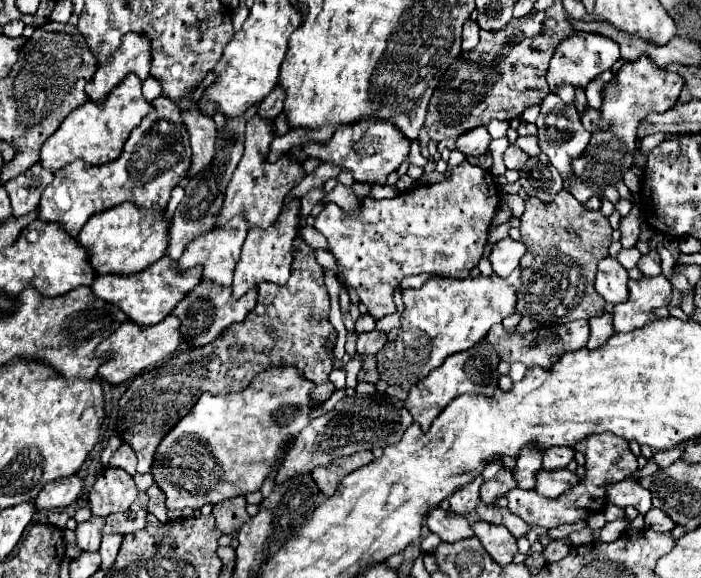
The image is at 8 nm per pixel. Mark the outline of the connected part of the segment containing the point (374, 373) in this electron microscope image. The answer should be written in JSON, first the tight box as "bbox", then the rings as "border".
{"bbox":[358,356,380,384],"border":[[[366,356],[366,360],[364,360],[364,368],[360,370],[360,374],[358,374],[358,380],[372,382],[372,384],[376,384],[376,382],[380,380],[380,372],[376,370],[374,356]]]}

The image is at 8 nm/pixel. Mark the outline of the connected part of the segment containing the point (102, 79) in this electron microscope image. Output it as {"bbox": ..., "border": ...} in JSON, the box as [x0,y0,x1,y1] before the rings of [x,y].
{"bbox":[86,32,150,102],"border":[[[128,32],[112,54],[112,58],[98,66],[92,82],[86,86],[86,94],[92,102],[104,102],[112,88],[116,88],[128,74],[136,74],[142,82],[150,74],[150,42],[144,34]]]}

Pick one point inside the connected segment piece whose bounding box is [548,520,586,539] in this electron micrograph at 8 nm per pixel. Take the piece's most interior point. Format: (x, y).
(565, 530)

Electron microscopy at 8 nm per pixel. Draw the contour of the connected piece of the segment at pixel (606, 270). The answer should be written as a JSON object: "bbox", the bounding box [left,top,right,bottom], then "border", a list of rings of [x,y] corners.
{"bbox":[596,256,628,304],"border":[[[608,256],[598,262],[596,292],[600,292],[600,296],[612,304],[628,298],[628,270],[616,258]]]}

